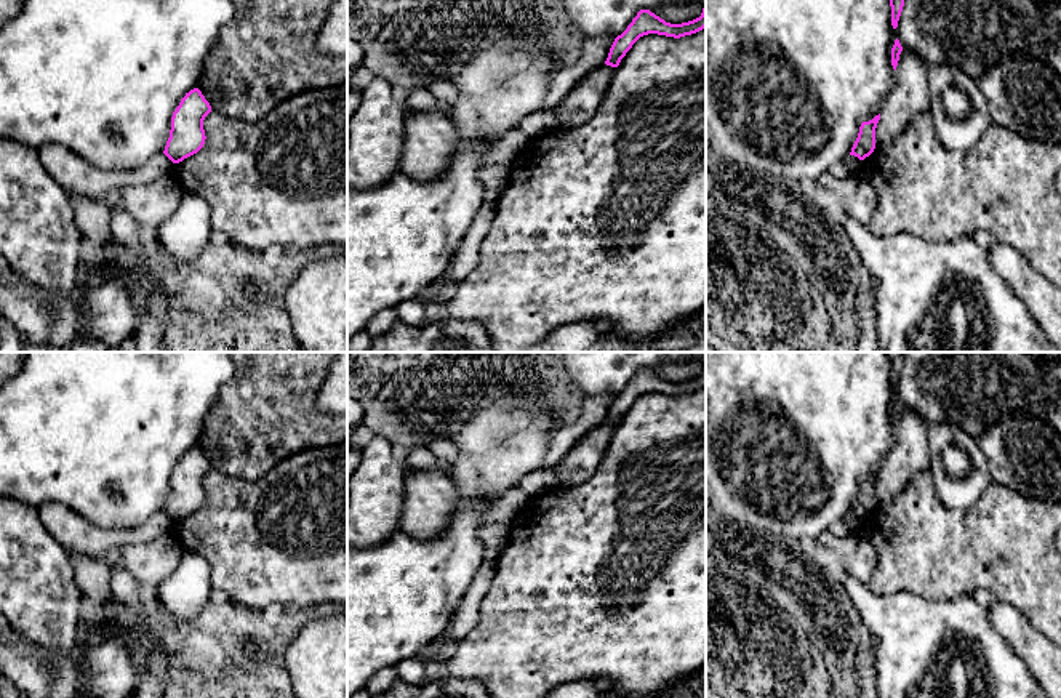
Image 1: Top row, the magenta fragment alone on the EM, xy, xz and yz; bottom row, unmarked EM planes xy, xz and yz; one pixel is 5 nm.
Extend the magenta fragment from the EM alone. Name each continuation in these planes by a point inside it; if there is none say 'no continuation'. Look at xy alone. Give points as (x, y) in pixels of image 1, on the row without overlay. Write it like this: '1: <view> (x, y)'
no continuation

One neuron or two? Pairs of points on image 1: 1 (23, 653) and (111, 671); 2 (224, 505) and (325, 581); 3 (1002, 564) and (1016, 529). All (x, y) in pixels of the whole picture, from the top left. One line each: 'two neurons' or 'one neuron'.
1: one neuron
2: one neuron
3: one neuron

